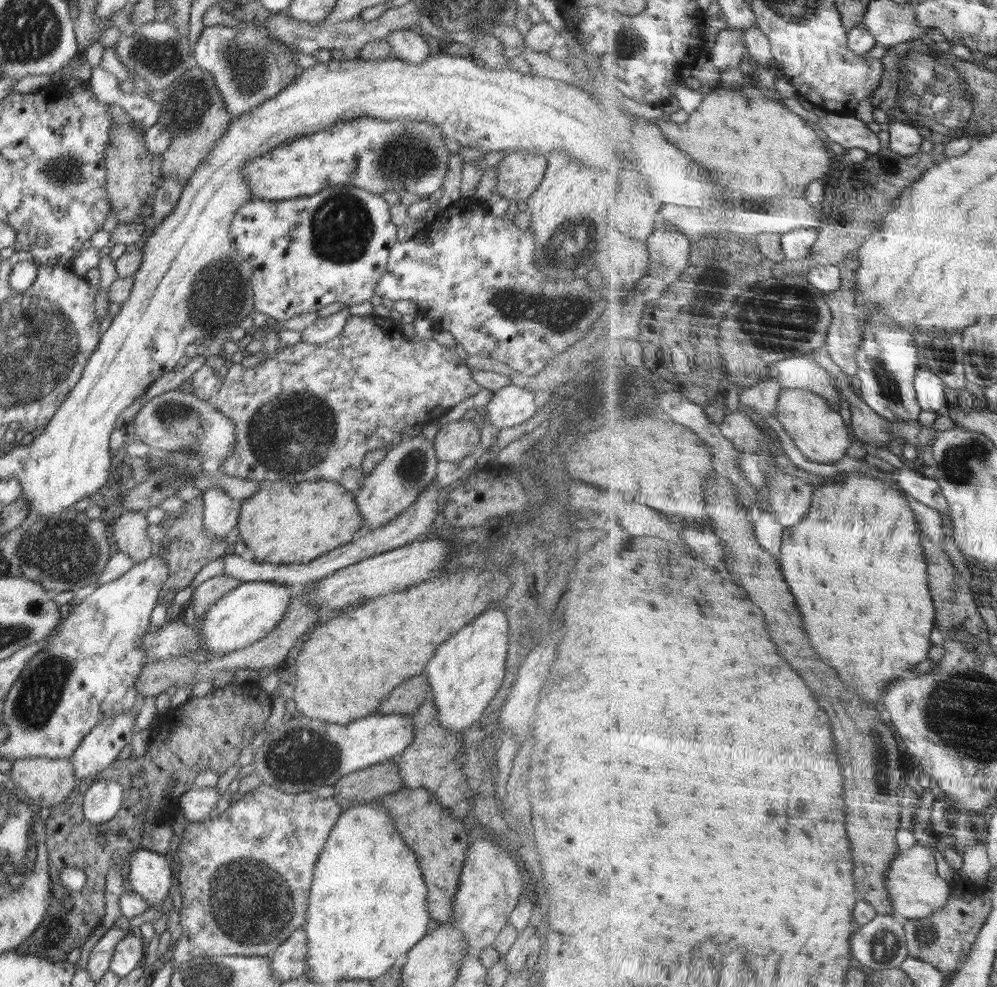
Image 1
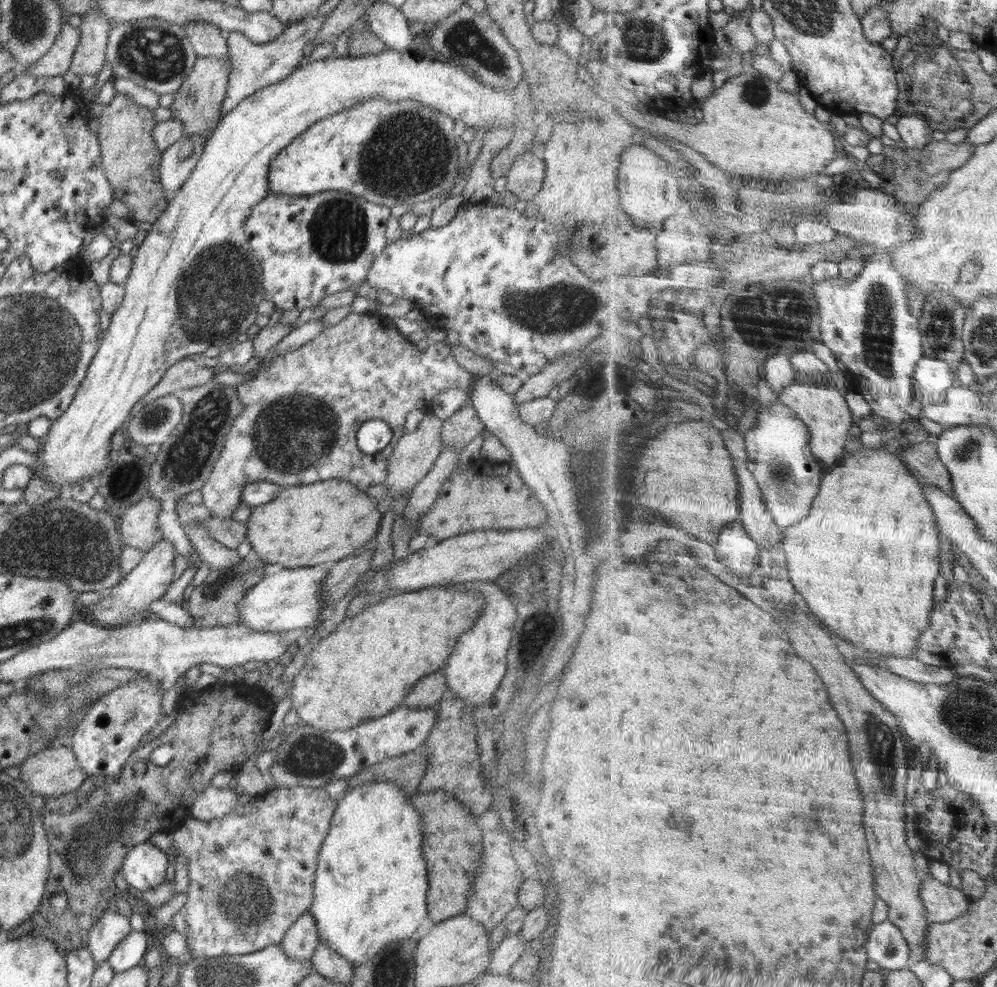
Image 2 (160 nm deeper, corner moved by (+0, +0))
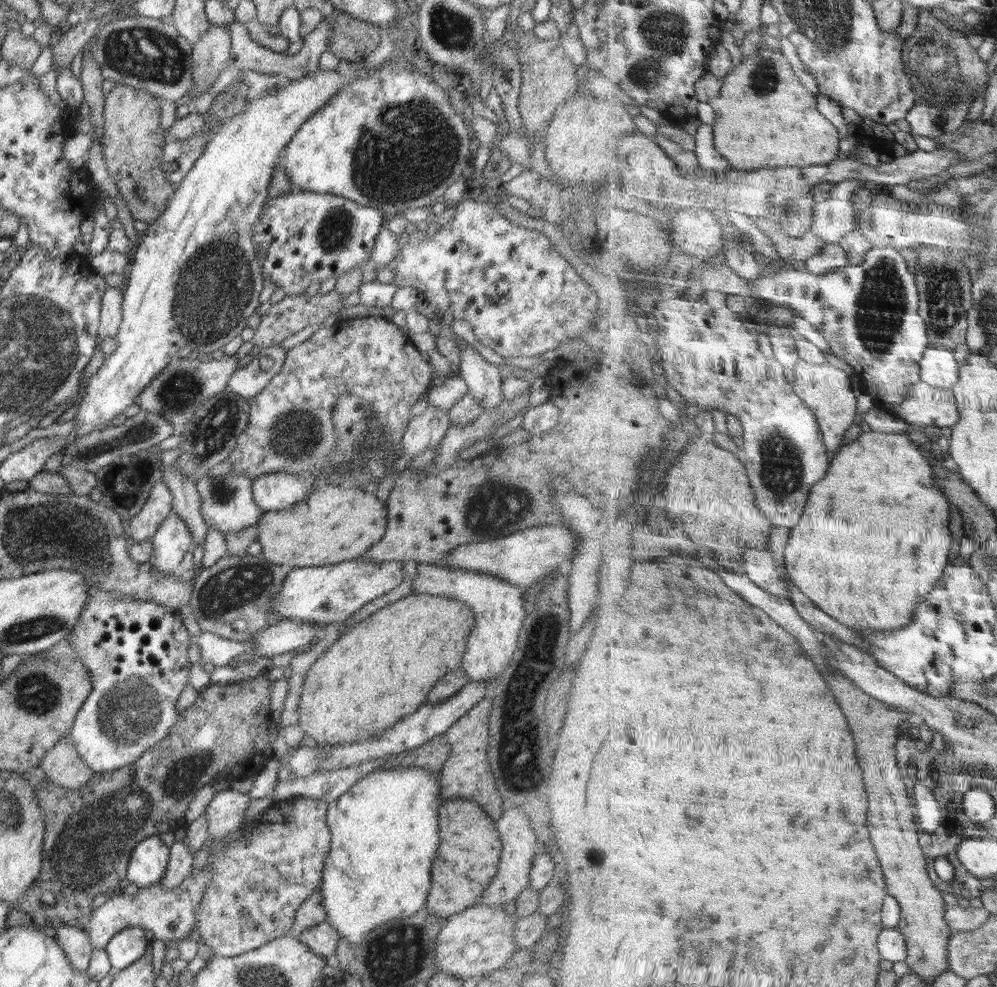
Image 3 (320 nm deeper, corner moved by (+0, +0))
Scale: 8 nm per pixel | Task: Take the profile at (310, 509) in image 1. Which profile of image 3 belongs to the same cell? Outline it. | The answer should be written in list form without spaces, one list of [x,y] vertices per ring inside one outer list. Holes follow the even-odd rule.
[[[320,482],[307,498],[284,512],[266,512],[258,521],[261,556],[290,567],[318,567],[358,559],[383,536],[387,508],[373,490]]]

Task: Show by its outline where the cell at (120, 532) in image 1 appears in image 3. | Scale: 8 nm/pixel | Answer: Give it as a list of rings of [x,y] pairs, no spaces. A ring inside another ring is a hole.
[[[156,481],[149,492],[144,507],[129,520],[129,542],[150,541],[160,523],[173,513],[173,496],[162,481]]]

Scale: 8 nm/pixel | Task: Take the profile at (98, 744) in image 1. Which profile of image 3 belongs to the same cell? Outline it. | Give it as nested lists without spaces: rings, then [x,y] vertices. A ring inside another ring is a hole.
[[[108,591],[91,592],[87,599],[85,607],[82,609],[79,616],[79,623],[75,623],[75,627],[71,630],[71,645],[74,651],[78,653],[83,665],[89,670],[89,680],[91,680],[91,693],[88,698],[82,703],[80,710],[77,710],[77,715],[69,734],[73,740],[74,746],[82,760],[96,773],[115,771],[124,766],[128,766],[136,762],[149,748],[155,746],[157,742],[164,740],[167,734],[170,734],[172,725],[177,721],[179,712],[176,709],[178,697],[182,694],[185,686],[189,684],[189,674],[191,663],[188,659],[188,648],[190,643],[190,635],[184,626],[184,622],[178,618],[178,613],[175,609],[171,609],[168,605],[159,603],[154,599],[134,599],[120,592]]]

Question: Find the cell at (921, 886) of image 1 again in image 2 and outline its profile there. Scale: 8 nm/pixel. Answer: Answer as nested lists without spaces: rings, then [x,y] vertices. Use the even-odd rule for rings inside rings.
[[[931,877],[922,885],[923,899],[933,923],[948,923],[964,917],[971,910],[972,899],[963,890]]]

